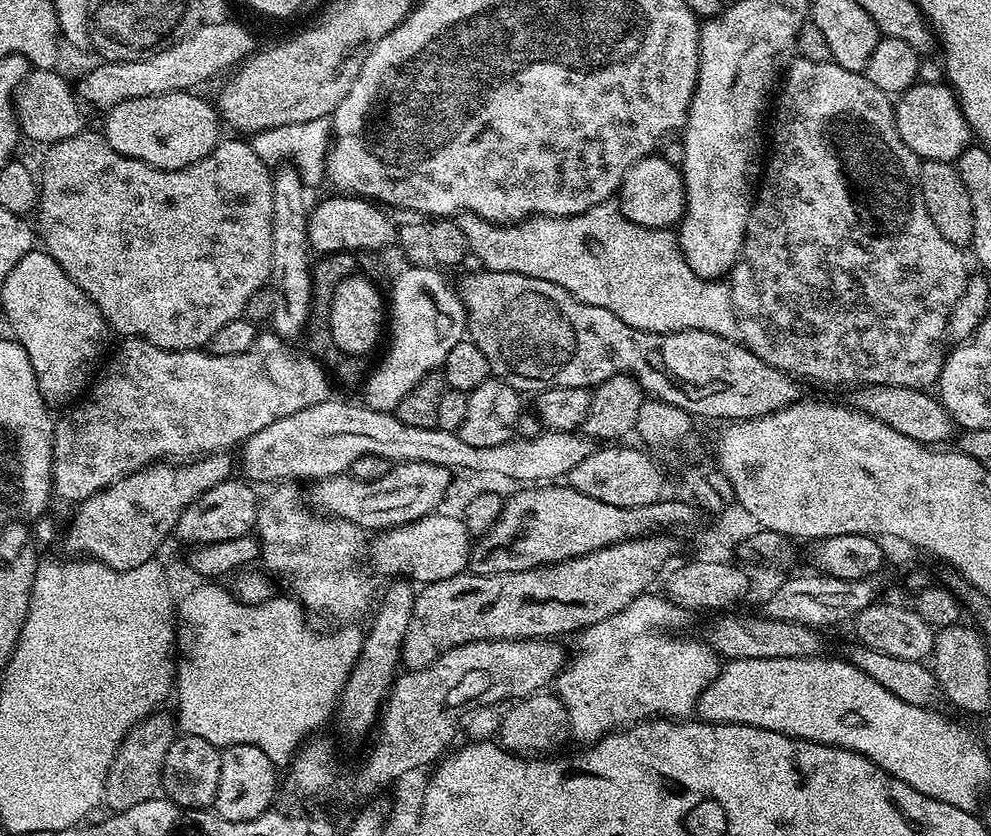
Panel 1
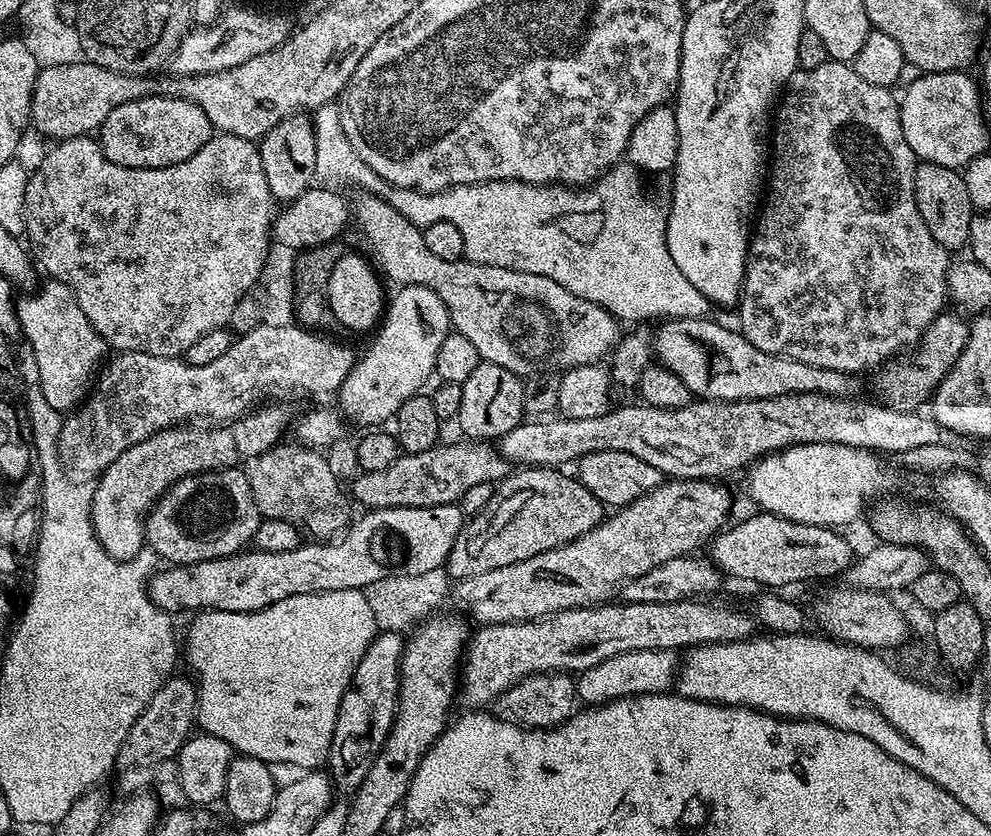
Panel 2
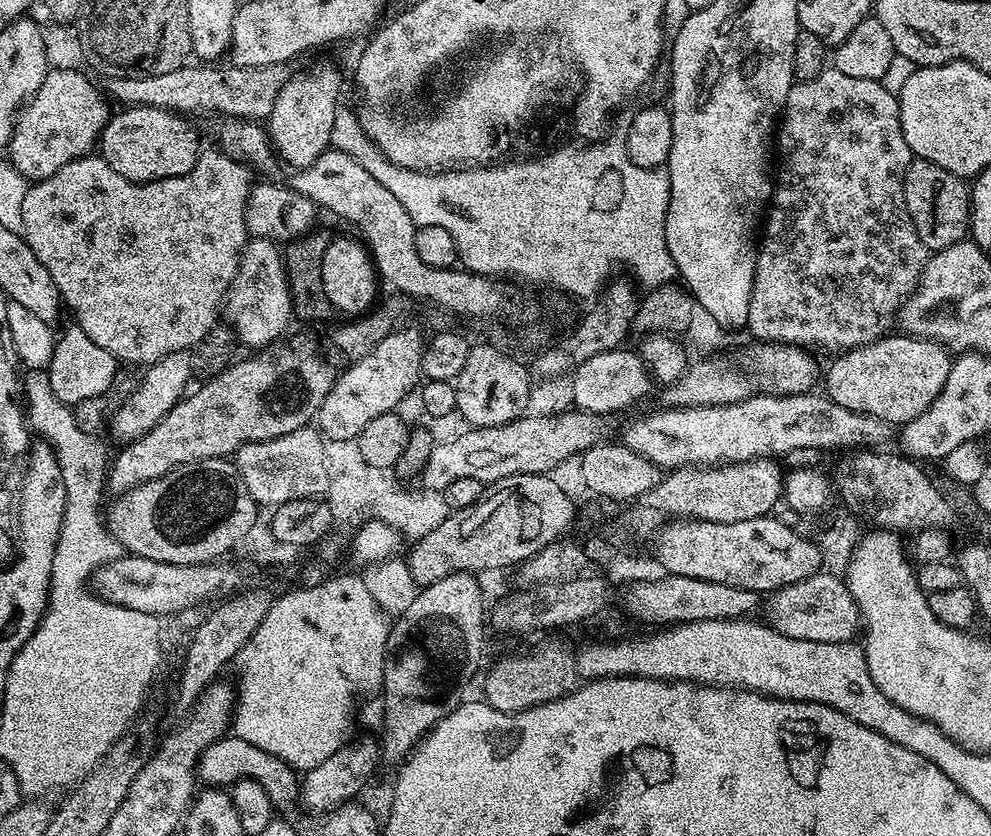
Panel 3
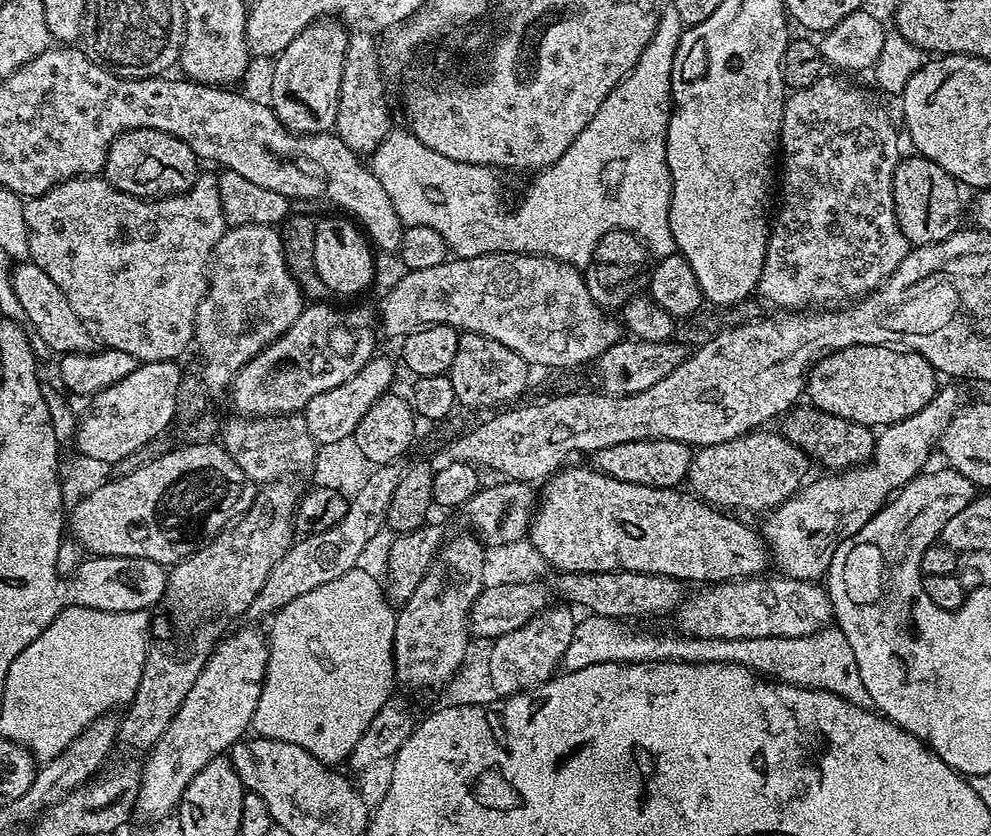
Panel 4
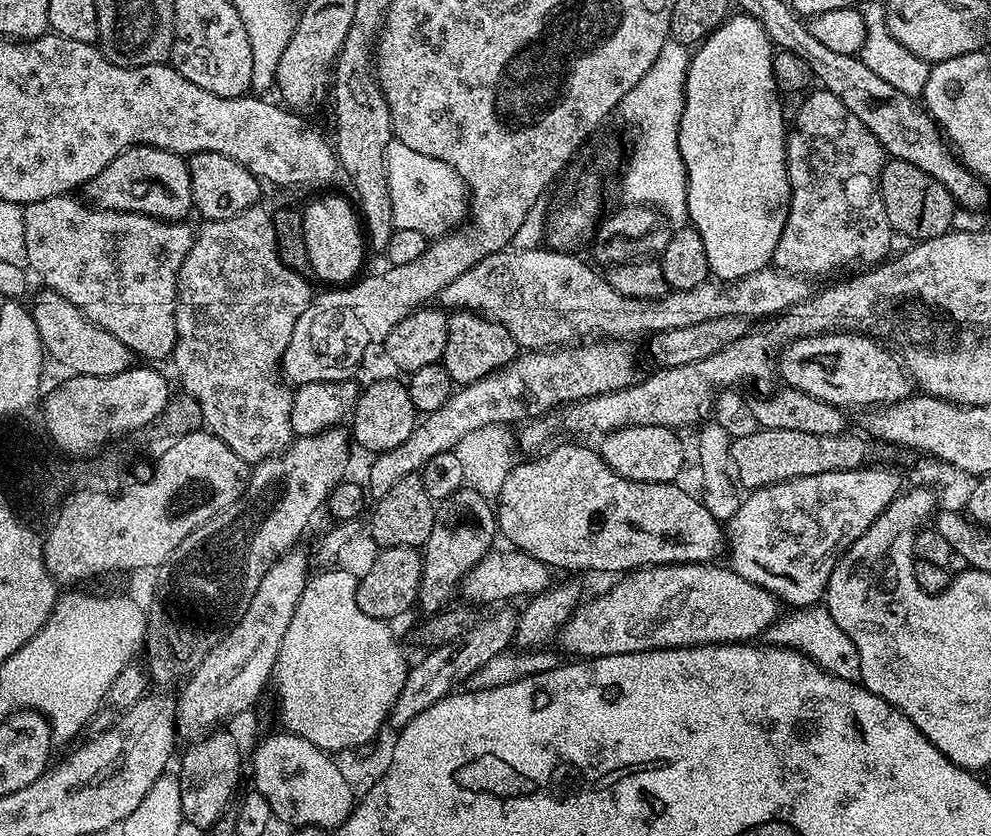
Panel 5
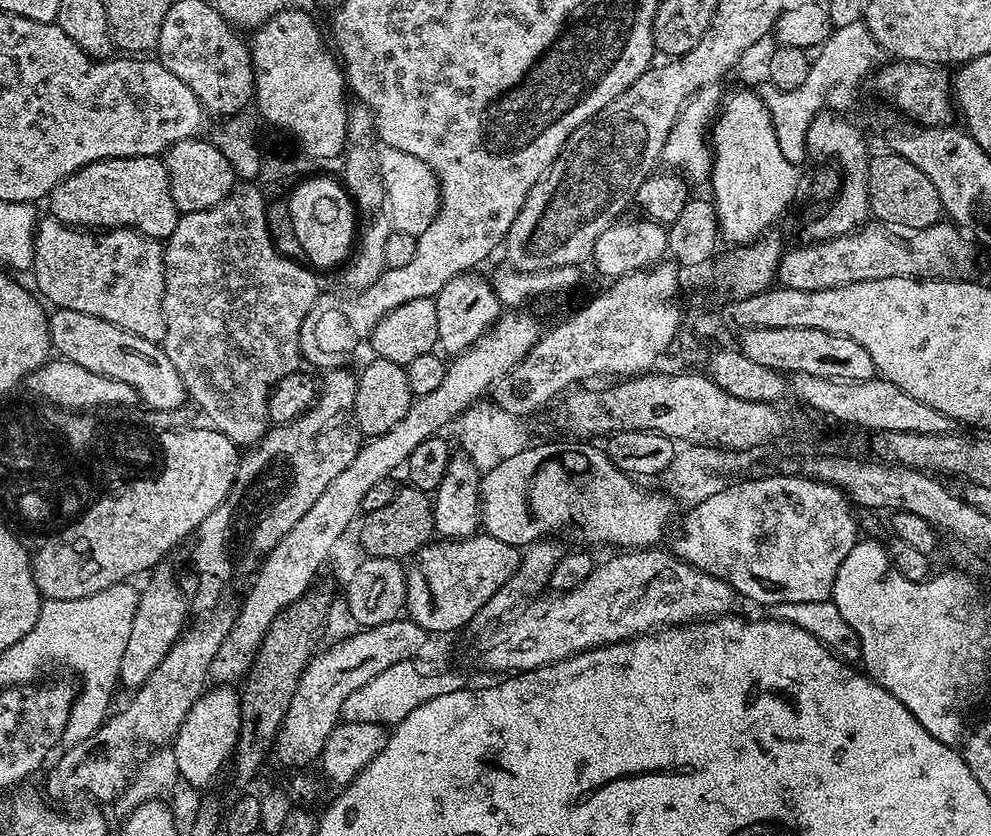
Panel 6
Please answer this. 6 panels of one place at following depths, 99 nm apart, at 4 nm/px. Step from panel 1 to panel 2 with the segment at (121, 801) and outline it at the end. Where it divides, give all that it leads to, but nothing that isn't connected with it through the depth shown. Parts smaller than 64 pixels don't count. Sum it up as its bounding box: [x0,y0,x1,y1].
[114,675,196,794]

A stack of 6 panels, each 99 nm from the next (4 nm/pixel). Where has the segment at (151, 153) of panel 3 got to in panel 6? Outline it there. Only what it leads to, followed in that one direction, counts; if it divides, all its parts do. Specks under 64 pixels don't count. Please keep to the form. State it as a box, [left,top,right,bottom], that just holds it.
[47,156,182,242]

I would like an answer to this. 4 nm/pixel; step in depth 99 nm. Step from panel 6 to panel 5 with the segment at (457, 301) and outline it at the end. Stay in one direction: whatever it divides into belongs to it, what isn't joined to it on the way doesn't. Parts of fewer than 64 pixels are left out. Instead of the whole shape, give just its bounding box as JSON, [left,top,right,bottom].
[442,310,518,385]

